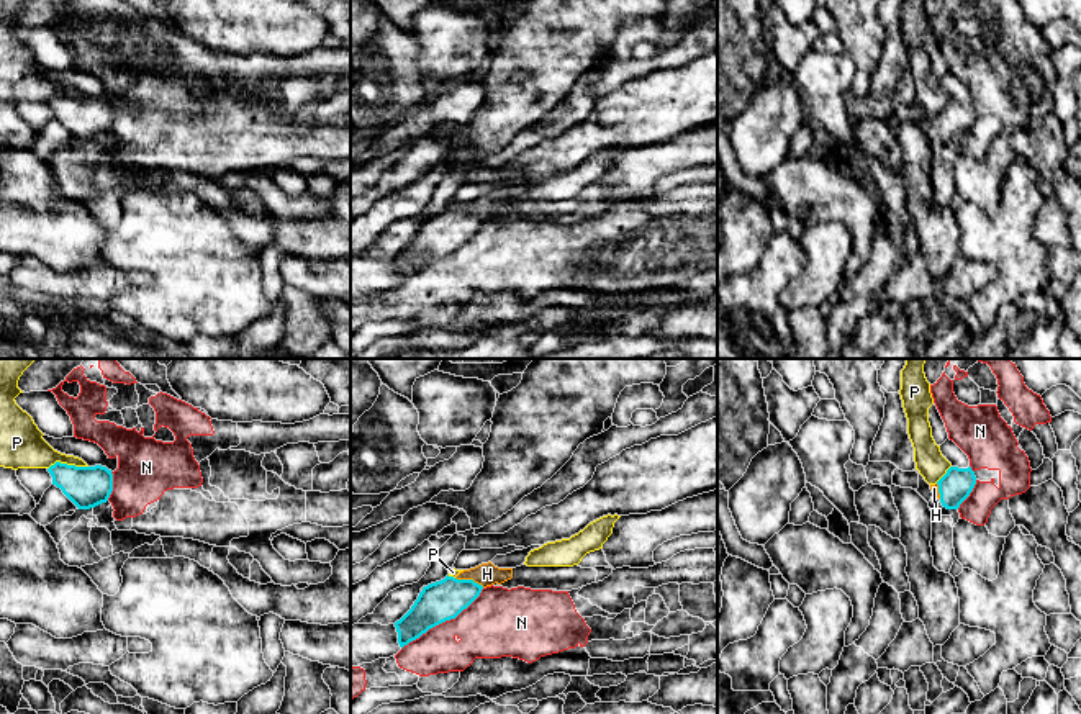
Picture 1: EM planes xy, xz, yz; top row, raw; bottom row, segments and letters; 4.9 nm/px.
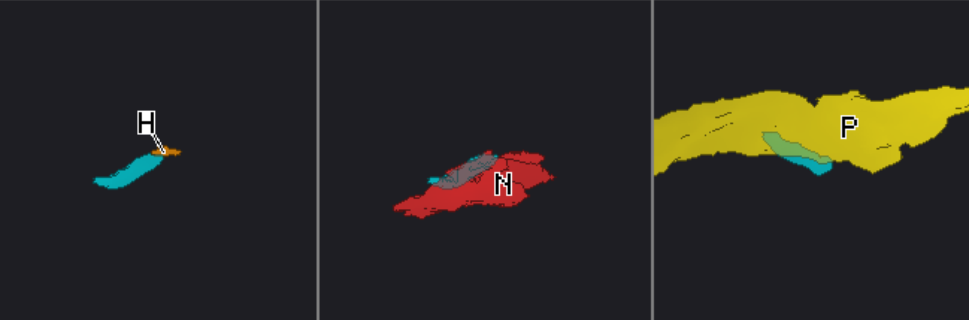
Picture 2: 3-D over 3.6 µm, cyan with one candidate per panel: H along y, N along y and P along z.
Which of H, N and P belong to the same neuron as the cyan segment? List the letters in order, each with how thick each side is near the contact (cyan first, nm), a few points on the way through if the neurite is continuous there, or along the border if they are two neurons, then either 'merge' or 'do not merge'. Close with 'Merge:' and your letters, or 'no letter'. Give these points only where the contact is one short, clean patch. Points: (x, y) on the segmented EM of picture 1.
H: calibres 200 and 110 nm; way xz (444, 600), (456, 595), (470, 580), (487, 573); merge
N: calibres 200 and 320 nm; do not merge
P: calibres 200 and 220 nm; do not merge
Merge: H

